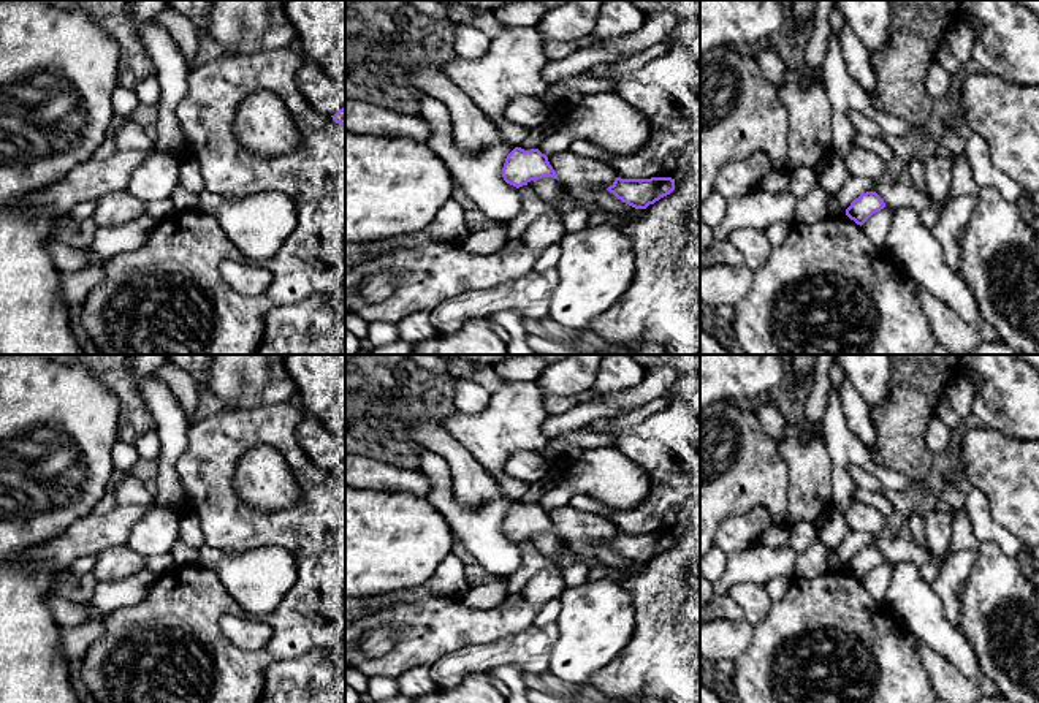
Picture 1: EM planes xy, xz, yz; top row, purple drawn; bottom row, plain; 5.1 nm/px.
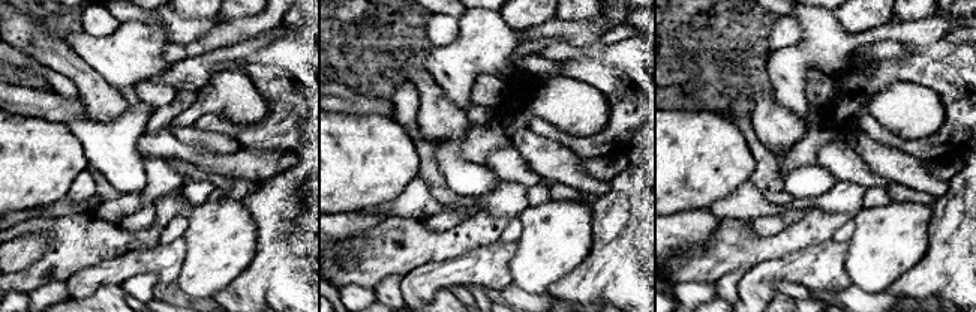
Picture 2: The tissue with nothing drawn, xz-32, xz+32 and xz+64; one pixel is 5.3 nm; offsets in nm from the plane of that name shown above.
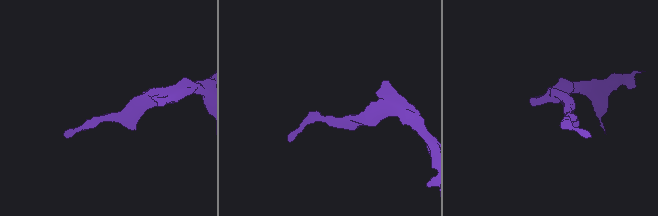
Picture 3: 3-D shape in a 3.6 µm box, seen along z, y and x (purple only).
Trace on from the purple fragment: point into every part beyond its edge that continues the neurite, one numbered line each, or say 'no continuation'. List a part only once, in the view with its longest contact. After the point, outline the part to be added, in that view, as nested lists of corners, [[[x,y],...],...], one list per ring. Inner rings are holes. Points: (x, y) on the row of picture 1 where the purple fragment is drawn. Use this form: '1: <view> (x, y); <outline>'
no continuation

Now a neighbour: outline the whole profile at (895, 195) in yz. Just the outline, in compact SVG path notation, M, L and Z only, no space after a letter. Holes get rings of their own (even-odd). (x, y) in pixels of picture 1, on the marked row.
M851 176L839 192L832 198L843 209L847 209L862 193L876 192L890 209L909 207L917 212L931 206L931 198L927 192L917 187L908 187L900 182L881 182L865 177Z

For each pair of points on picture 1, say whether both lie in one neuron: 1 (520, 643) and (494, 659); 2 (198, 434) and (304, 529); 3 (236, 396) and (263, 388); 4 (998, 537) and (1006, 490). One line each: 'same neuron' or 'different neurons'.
1: same neuron
2: same neuron
3: same neuron
4: different neurons

